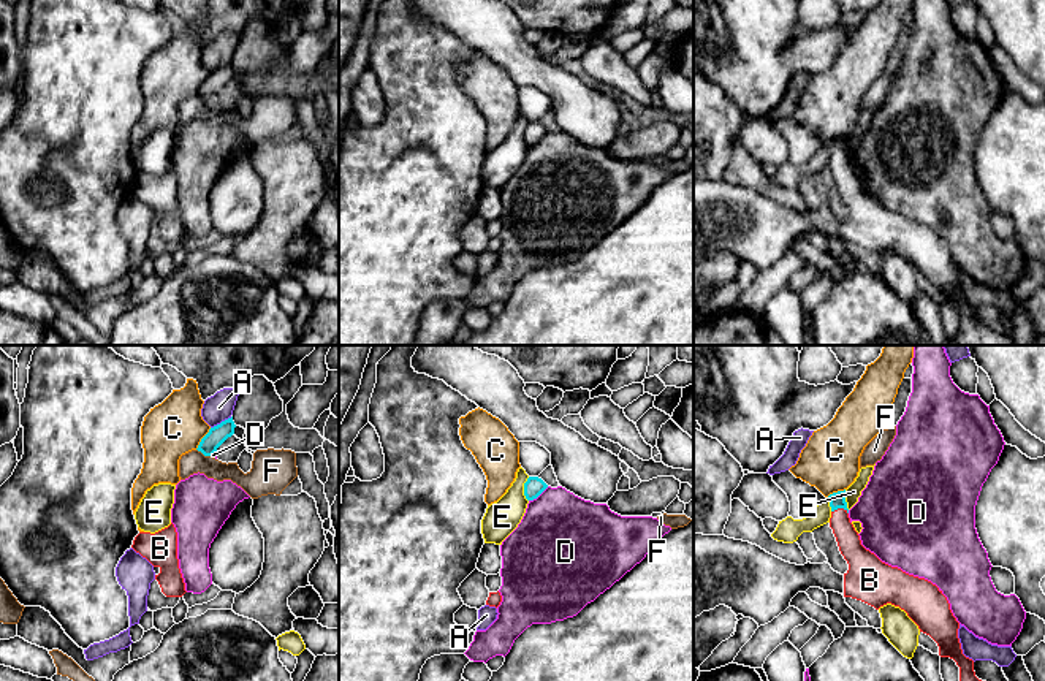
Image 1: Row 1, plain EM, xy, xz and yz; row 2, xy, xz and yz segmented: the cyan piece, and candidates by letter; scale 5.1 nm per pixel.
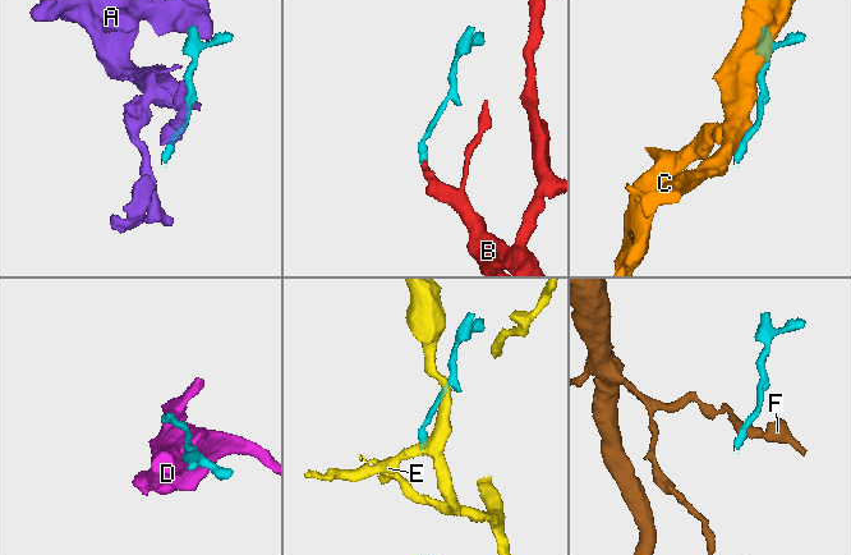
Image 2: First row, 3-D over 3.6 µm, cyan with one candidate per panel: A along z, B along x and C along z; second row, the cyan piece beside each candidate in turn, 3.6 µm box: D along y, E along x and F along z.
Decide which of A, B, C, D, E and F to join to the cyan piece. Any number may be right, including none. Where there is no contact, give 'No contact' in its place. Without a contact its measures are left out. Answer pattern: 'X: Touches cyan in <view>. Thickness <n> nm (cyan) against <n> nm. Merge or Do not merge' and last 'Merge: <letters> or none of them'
A: Touches cyan in xy. Thickness 90 nm (cyan) against 140 nm. Do not merge
B: Touches cyan in yz. Thickness 80 nm (cyan) against 120 nm. Merge
C: Touches cyan in xy. Thickness 90 nm (cyan) against 280 nm. Do not merge
D: Touches cyan in xz. Thickness 100 nm (cyan) against 440 nm. Do not merge
E: Touches cyan in xz. Thickness 100 nm (cyan) against 170 nm. Do not merge
F: Touches cyan in xy. Thickness 90 nm (cyan) against 120 nm. Do not merge
Merge: B

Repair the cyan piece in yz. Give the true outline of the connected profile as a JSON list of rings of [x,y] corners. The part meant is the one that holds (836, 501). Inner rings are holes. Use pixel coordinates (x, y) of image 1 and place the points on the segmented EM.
[[[846,489],[826,497],[831,507],[830,527],[841,554],[849,564],[844,573],[844,597],[861,600],[876,610],[891,603],[907,613],[920,632],[939,646],[940,657],[950,657],[960,667],[960,681],[982,681],[975,676],[974,660],[966,657],[958,638],[960,622],[942,591],[918,578],[882,562],[861,545],[849,518]]]

